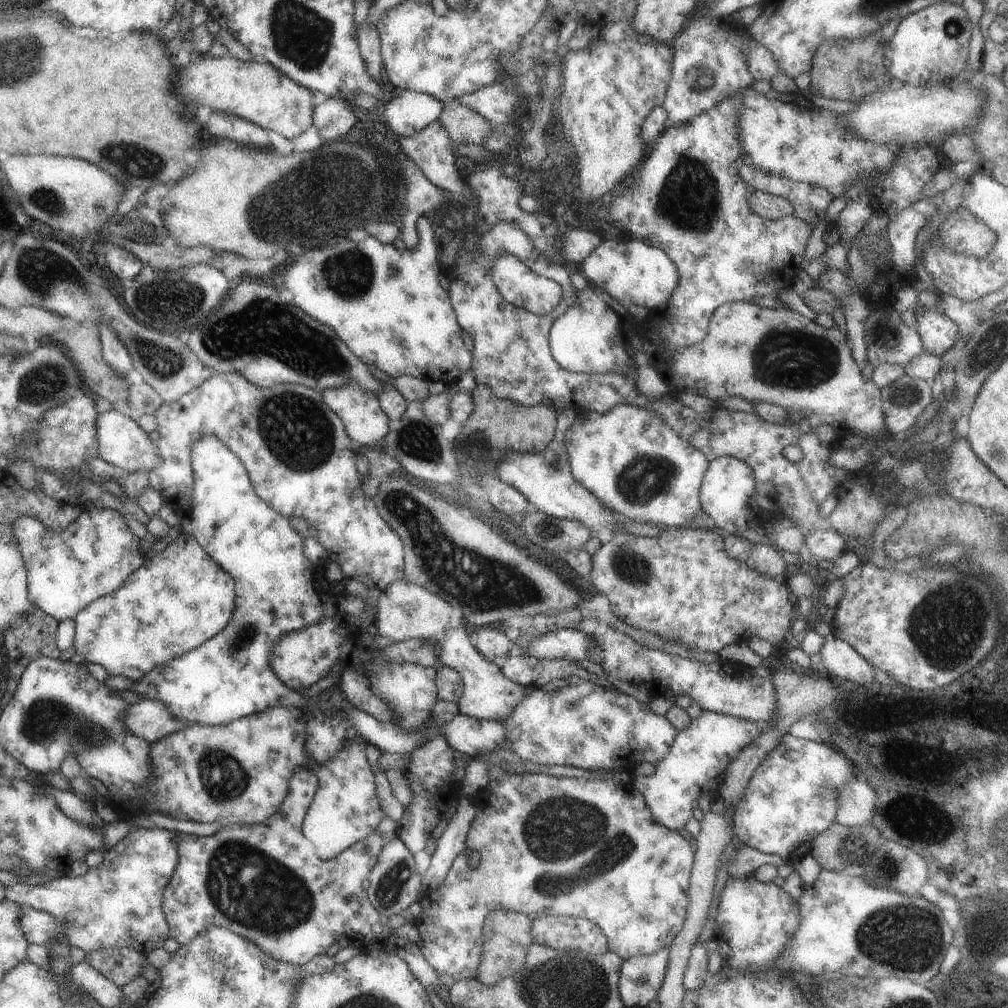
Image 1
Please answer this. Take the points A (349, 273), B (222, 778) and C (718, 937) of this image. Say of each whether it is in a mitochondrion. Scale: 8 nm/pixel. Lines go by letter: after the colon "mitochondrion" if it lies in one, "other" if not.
A: mitochondrion
B: mitochondrion
C: other

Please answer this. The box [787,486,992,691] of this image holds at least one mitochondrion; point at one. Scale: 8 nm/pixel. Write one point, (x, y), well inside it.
(944, 626)

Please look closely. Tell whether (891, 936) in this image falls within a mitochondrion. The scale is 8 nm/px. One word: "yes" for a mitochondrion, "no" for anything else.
yes

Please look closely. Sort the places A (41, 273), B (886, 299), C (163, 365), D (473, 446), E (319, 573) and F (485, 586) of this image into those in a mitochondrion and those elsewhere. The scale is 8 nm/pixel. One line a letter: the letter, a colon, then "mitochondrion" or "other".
A: mitochondrion
B: other
C: mitochondrion
D: mitochondrion
E: other
F: mitochondrion

